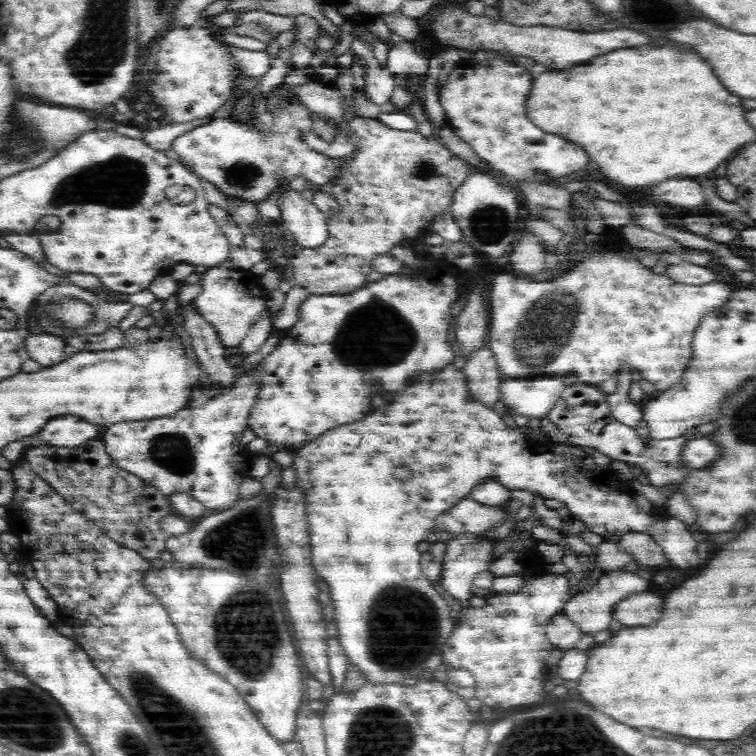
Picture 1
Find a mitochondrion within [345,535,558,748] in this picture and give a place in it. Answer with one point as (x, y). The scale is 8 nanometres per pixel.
(403, 624)

